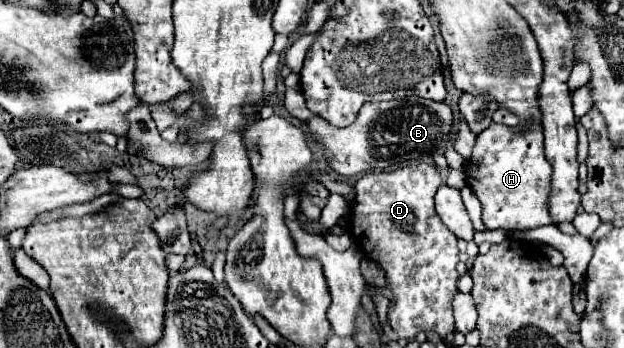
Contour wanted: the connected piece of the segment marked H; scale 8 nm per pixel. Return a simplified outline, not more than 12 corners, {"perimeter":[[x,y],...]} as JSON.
{"perimeter":[[491,124],[465,175],[489,230],[549,224],[543,130]]}

